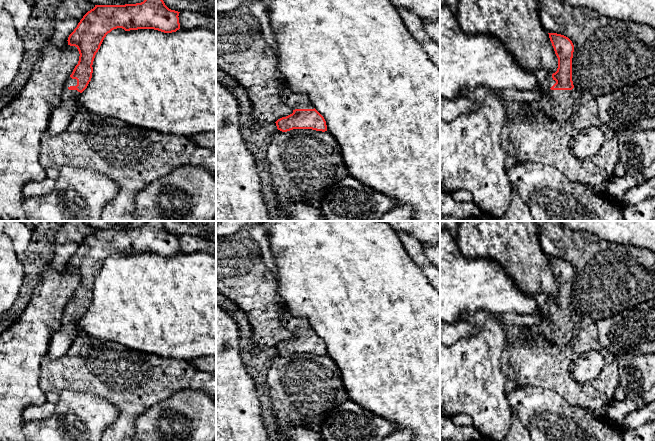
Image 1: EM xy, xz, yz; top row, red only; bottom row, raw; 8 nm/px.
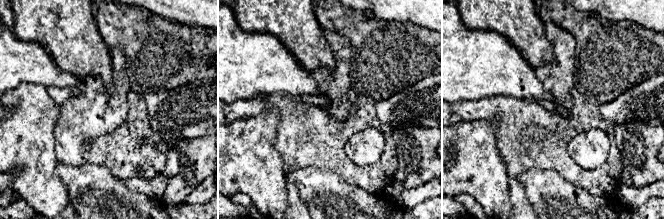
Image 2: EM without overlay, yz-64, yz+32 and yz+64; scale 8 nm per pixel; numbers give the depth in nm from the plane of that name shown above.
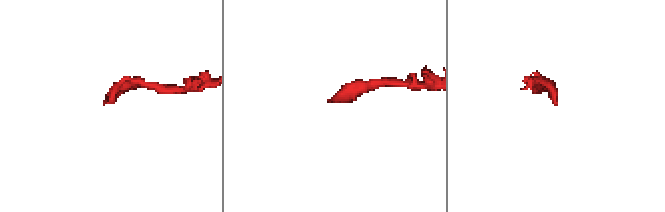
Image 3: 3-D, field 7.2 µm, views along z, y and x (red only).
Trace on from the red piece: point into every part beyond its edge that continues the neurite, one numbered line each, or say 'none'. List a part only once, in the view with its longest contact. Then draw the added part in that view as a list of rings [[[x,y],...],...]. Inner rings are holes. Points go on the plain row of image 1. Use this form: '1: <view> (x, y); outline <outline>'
1: yz (556, 328); outline [[[545,293],[534,296],[537,304],[537,316],[541,322],[536,325],[523,327],[525,340],[538,340],[544,337],[554,345],[565,346],[570,344],[573,337],[574,324],[571,314],[551,314],[556,307],[552,297]]]

